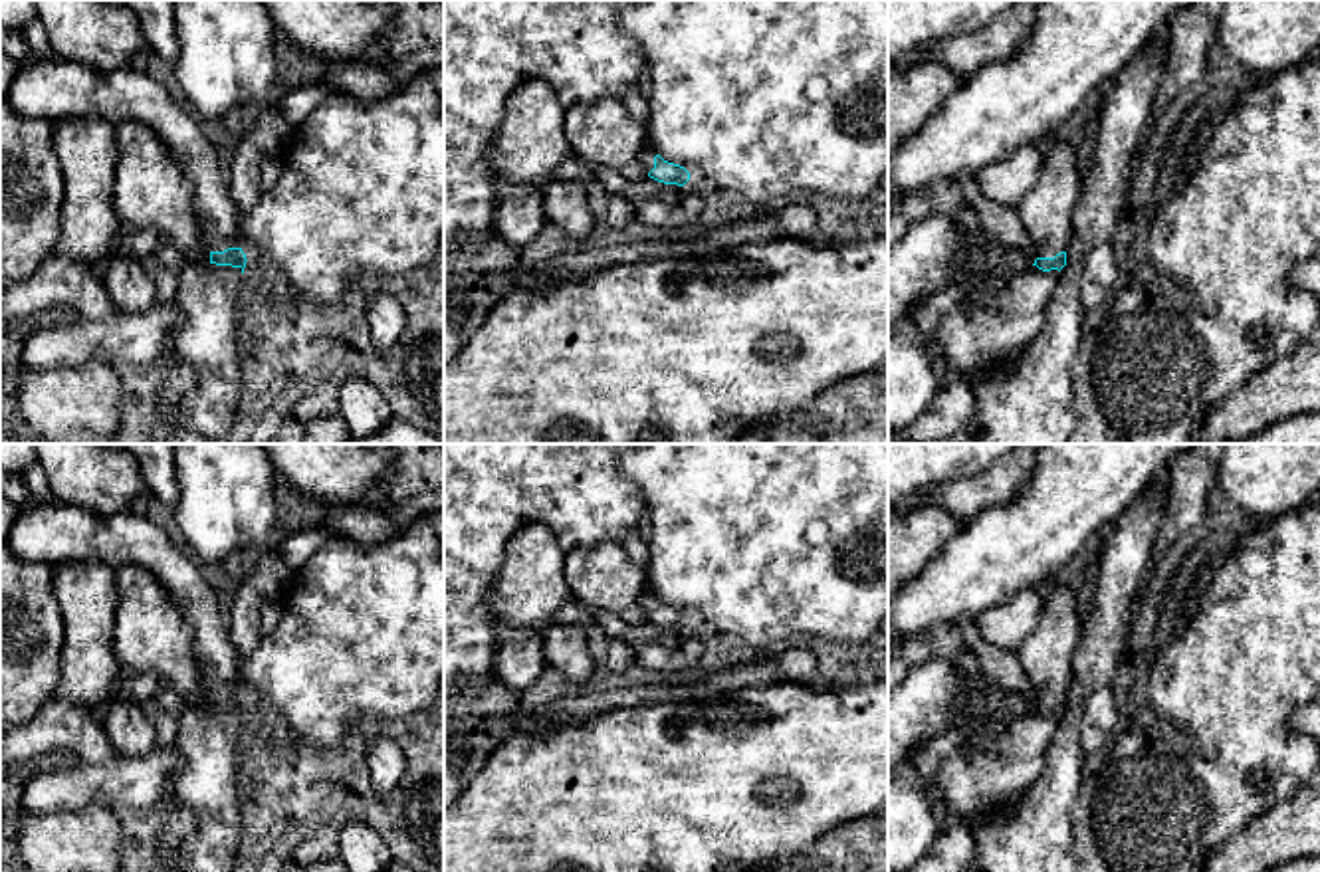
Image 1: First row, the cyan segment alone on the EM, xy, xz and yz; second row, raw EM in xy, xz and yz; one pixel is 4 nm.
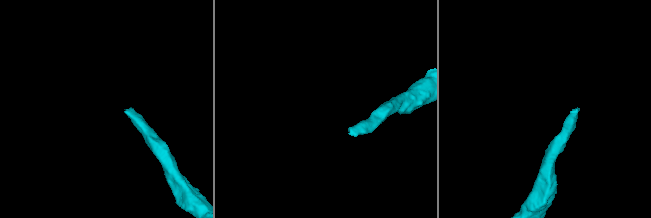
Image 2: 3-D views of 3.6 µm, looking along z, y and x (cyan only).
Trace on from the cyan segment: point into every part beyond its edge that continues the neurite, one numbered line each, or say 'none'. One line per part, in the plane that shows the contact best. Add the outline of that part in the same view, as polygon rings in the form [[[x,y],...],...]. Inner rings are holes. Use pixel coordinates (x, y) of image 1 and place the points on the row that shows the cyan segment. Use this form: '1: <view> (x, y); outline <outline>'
1: xy (52, 88); outline [[[54,54],[24,63],[4,97],[28,119],[57,123],[69,117],[101,117],[113,125],[143,123],[168,147],[194,190],[192,210],[202,246],[208,252],[242,248],[240,212],[212,139],[147,71],[131,63],[99,71]]]

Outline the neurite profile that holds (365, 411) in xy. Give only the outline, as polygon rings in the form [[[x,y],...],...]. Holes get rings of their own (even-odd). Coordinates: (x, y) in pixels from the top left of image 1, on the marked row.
[[[361,377],[341,382],[339,414],[353,436],[371,436],[394,418],[386,398]]]

